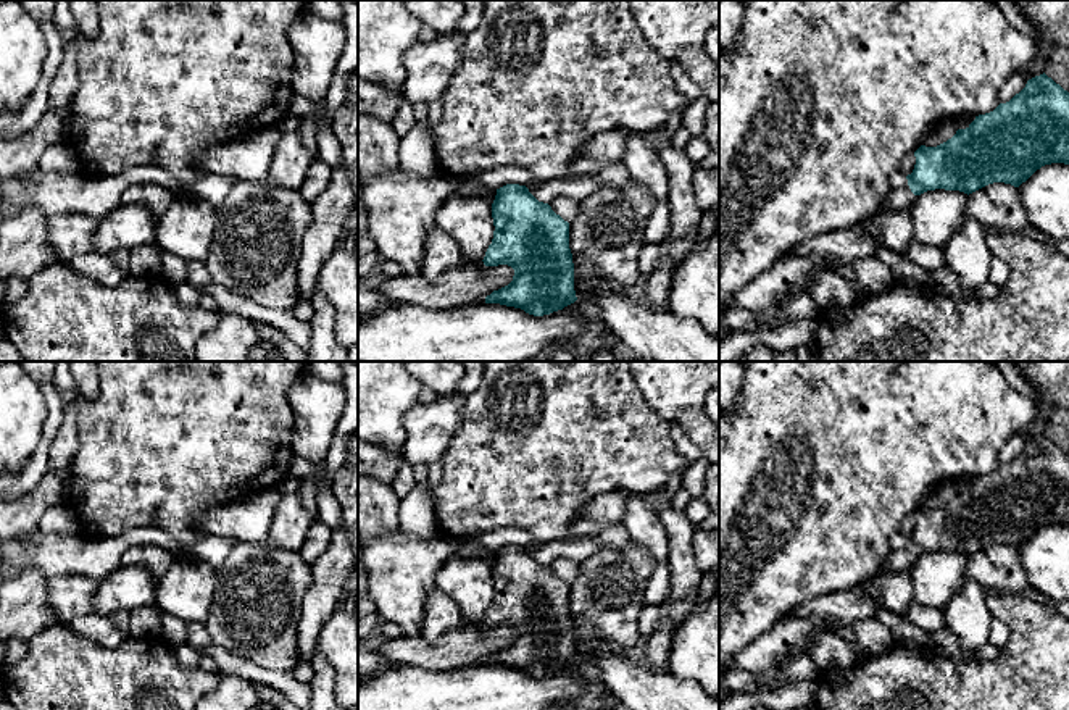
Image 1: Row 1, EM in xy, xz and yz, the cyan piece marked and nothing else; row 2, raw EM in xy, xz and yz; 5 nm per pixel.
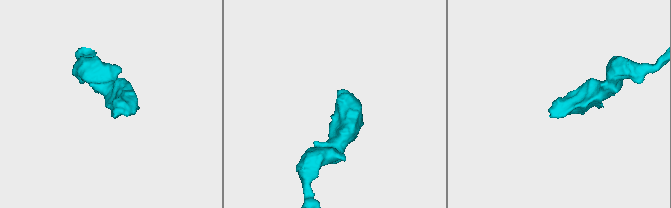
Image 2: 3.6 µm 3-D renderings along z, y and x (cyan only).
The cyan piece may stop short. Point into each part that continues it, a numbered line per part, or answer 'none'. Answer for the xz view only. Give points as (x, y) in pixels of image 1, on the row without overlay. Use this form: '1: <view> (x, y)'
none

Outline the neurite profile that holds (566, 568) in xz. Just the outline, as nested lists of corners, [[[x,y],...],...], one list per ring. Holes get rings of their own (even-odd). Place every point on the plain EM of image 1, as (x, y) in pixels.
[[[553,558],[548,566],[556,576],[559,576],[568,584],[574,583],[579,574],[579,563],[571,558]]]

